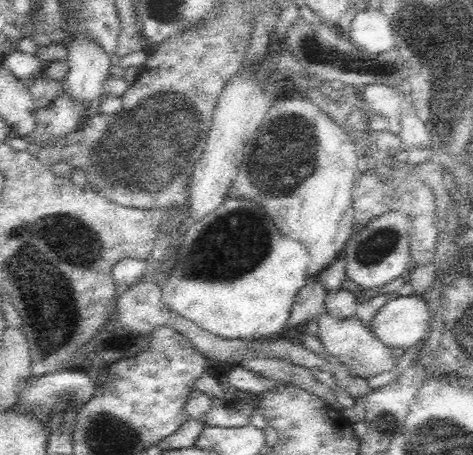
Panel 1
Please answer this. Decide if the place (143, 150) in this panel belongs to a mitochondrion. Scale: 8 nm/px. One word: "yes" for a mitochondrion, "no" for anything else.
yes

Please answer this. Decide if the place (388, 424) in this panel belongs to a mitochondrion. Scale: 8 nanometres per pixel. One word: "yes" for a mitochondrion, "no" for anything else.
yes

